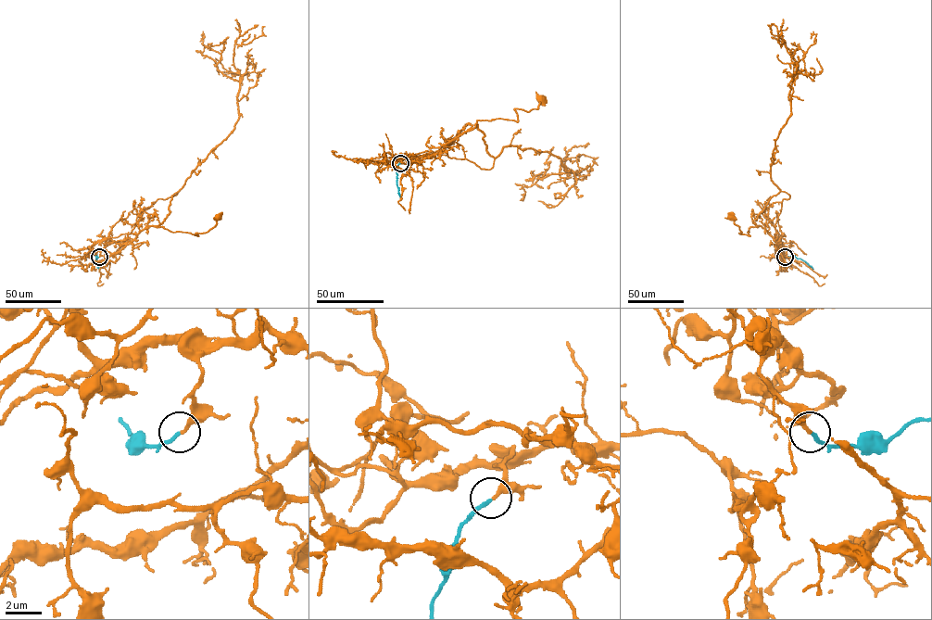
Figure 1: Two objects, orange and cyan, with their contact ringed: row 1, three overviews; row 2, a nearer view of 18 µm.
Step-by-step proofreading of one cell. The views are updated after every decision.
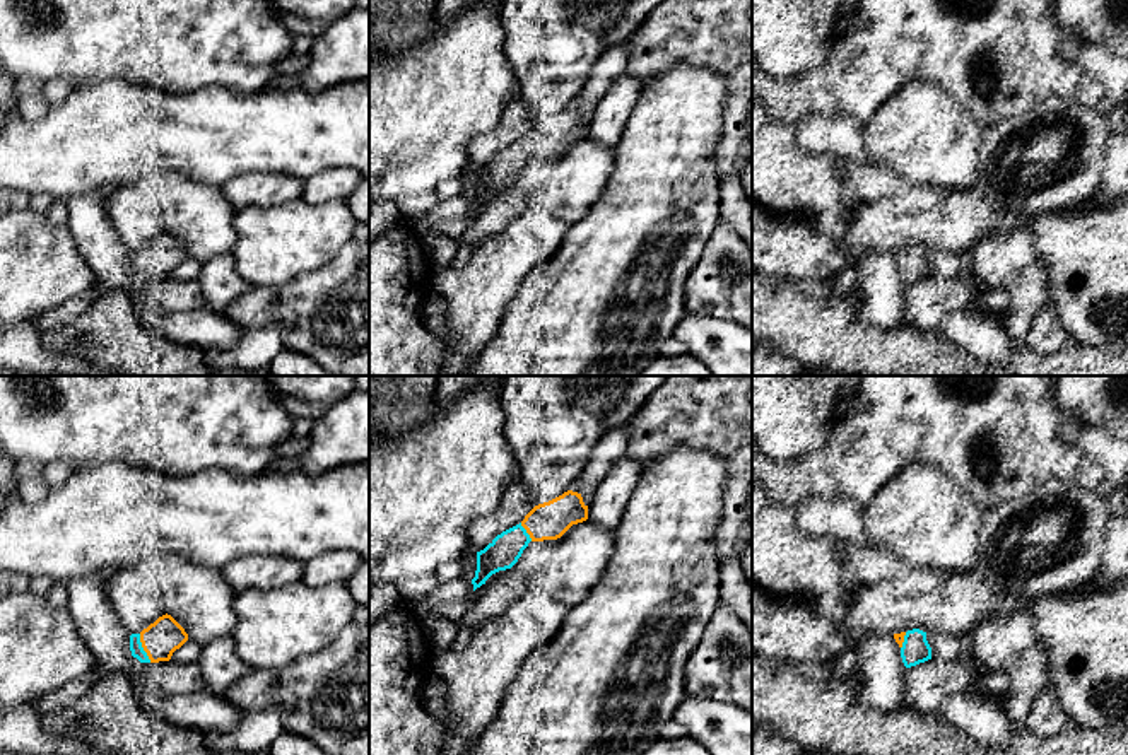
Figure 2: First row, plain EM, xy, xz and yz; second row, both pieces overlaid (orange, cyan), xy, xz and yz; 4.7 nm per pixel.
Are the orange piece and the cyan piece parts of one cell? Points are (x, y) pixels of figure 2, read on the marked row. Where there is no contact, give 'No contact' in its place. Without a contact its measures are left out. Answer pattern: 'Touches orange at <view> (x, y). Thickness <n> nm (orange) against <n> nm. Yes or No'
Touches orange at xy (142, 646). Thickness 170 nm (orange) against 60 nm. Yes

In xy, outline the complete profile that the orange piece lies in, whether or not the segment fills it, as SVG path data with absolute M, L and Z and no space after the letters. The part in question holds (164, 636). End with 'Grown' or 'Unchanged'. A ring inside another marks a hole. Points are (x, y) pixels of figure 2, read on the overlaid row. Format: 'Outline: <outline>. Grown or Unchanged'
Outline: M166 613L140 634L130 635L130 651L140 663L169 661L173 653L186 641L185 629Z. Grown

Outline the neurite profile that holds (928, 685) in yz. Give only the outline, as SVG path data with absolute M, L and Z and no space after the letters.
M967 656L952 663L928 659L906 668L904 705L930 716L942 716L942 707L954 694L979 687L1005 695L1010 676L1003 670L990 670L978 658Z

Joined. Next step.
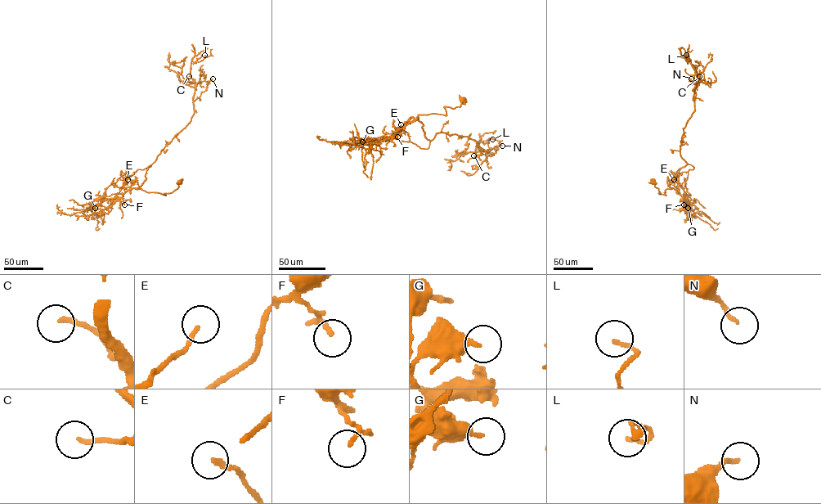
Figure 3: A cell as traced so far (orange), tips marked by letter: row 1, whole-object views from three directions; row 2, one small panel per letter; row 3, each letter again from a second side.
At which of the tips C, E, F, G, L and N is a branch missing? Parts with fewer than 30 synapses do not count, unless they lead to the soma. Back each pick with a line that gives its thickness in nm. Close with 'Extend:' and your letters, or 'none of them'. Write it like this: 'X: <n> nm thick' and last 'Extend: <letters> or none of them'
C: 180 nm thick
Extend: C

